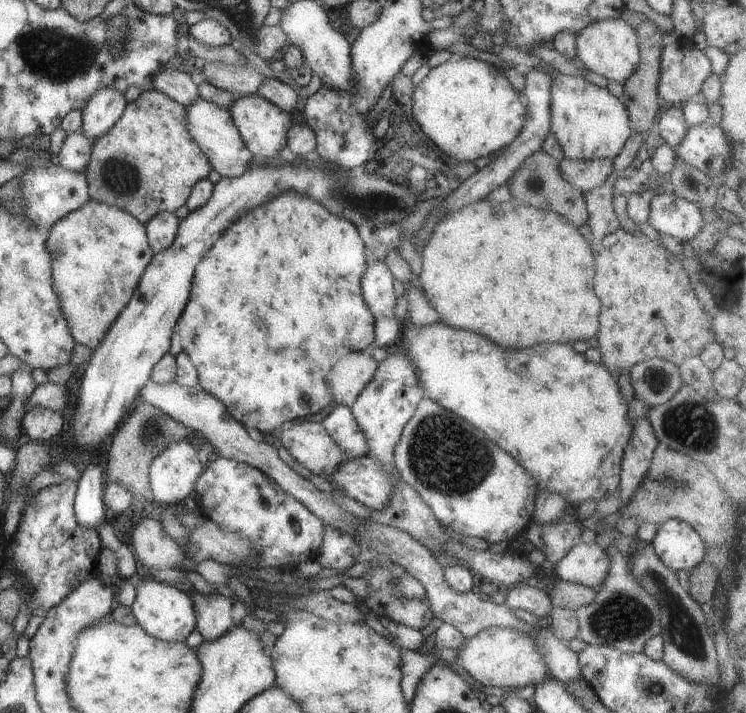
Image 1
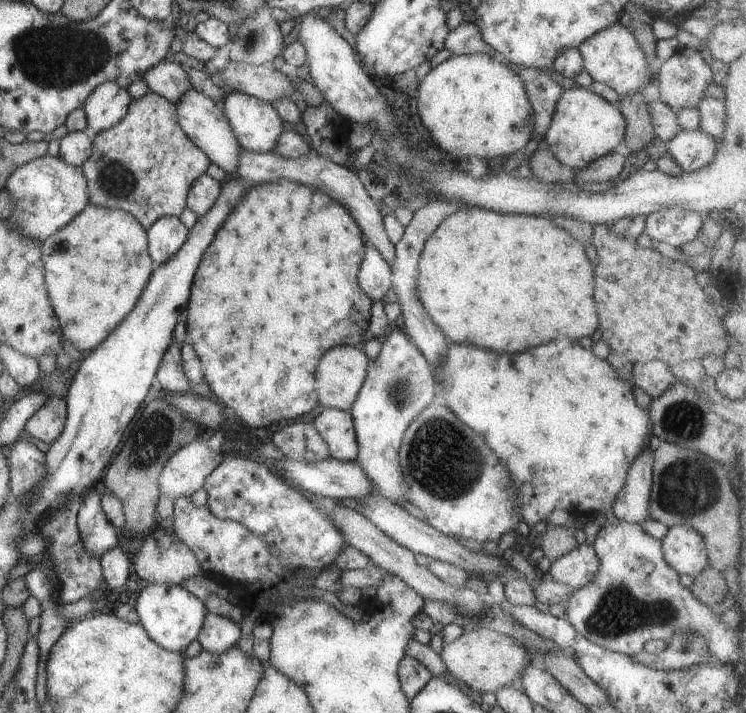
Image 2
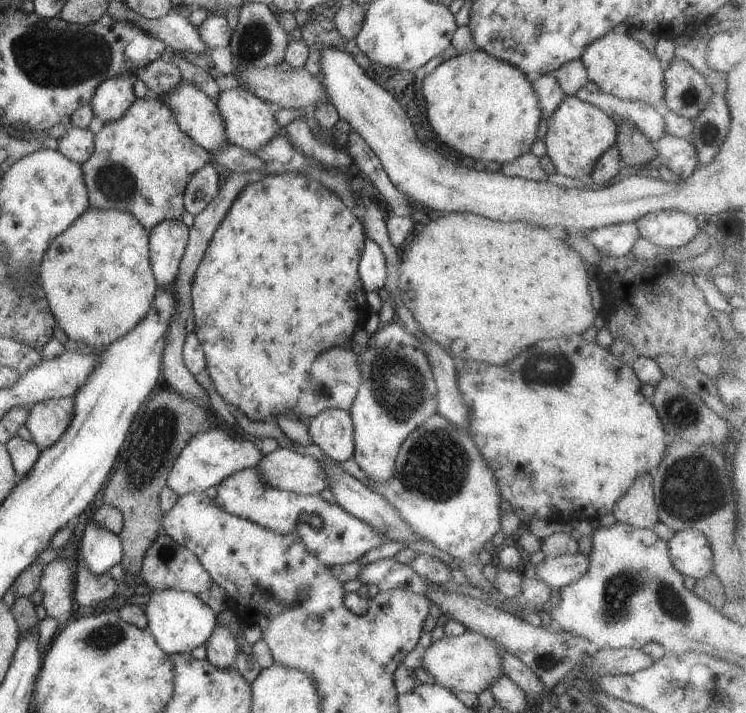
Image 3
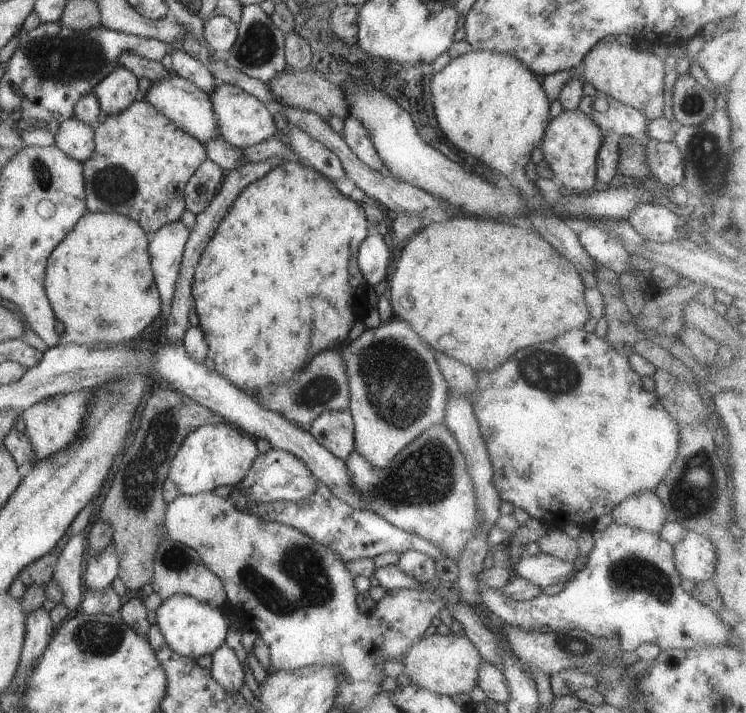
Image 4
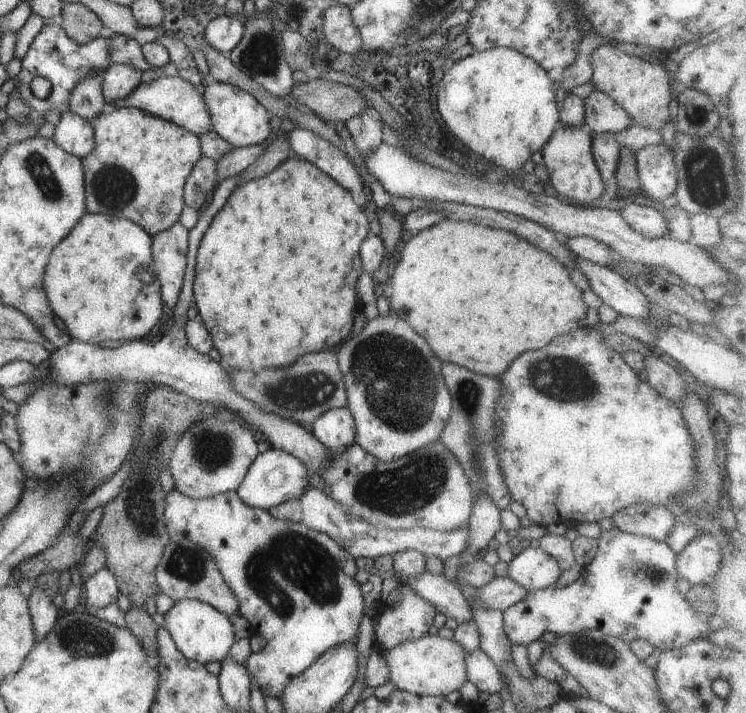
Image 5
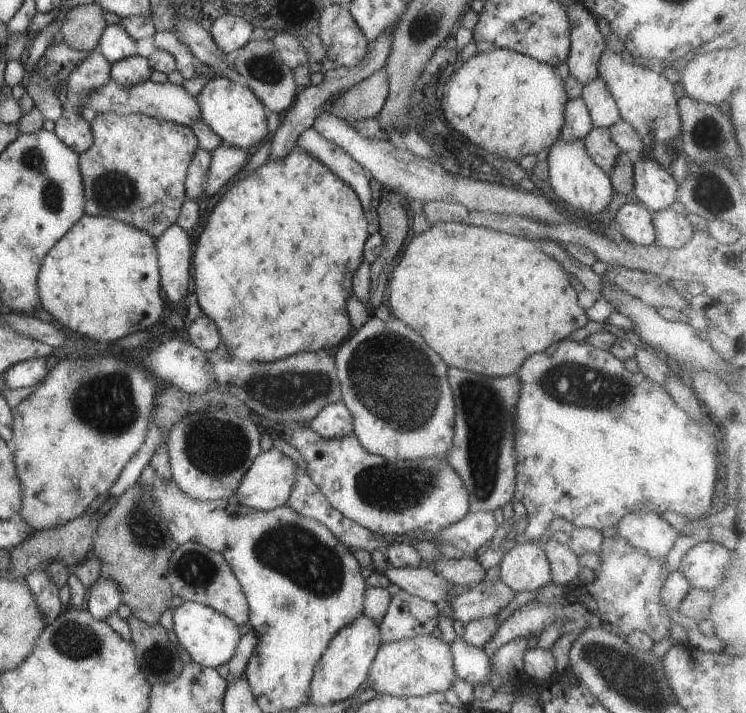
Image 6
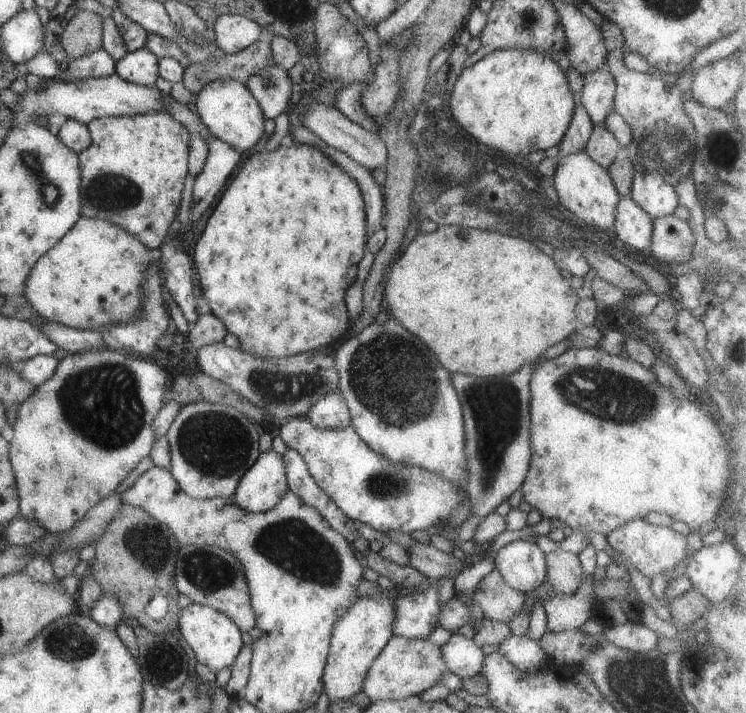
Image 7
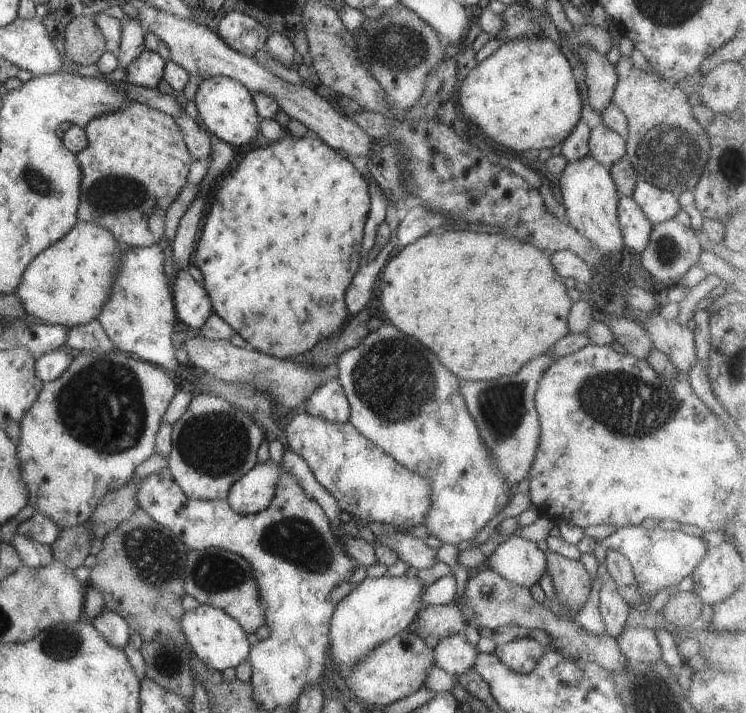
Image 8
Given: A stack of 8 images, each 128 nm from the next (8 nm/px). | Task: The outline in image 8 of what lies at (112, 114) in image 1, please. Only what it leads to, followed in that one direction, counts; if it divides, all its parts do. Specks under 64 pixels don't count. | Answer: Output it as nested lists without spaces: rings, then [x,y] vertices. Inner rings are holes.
[[[147,49],[126,66],[126,81],[134,86],[156,89],[163,79],[164,66],[167,60],[160,54],[148,51]]]

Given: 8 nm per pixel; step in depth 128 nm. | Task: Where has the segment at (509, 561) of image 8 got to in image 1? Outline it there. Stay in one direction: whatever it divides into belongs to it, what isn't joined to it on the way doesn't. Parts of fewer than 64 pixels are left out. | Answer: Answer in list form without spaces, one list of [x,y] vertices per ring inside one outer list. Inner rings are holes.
[[[583,542],[569,550],[568,554],[557,563],[554,570],[558,578],[594,589],[602,586],[612,566],[610,554],[606,554],[602,546]]]

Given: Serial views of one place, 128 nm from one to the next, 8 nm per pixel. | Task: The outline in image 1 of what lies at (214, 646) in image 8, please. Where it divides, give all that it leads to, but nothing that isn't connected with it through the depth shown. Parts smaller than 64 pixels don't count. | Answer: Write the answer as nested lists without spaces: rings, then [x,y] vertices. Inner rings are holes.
[[[141,575],[136,579],[136,596],[130,607],[134,618],[146,634],[166,642],[185,641],[196,629],[194,602],[187,591],[181,591],[166,582],[157,582],[155,578]]]

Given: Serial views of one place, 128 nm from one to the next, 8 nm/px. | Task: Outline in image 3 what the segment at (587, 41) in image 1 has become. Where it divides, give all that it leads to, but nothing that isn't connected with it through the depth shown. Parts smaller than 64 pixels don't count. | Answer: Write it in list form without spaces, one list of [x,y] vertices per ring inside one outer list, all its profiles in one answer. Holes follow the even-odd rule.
[[[628,32],[608,34],[590,43],[581,56],[581,61],[589,76],[589,80],[599,85],[603,93],[627,101],[642,101],[663,109],[664,105],[664,70],[666,65],[658,60],[652,52],[648,52],[641,43]]]

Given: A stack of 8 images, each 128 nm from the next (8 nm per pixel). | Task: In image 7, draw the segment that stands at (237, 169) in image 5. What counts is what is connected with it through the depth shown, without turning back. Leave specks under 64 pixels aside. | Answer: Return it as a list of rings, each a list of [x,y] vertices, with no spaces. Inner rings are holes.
[[[214,135],[207,140],[209,153],[202,172],[196,176],[192,193],[192,208],[190,218],[196,222],[218,198],[218,194],[224,190],[224,184],[229,182],[237,171],[240,161],[240,152],[233,146],[222,142]]]

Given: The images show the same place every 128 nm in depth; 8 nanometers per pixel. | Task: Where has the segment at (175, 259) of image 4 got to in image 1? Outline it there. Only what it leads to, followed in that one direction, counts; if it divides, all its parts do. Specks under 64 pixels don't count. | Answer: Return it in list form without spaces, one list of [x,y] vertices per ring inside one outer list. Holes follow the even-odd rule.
[[[166,211],[159,212],[146,222],[147,239],[155,254],[172,246],[178,234],[178,226],[180,226],[180,219],[174,213]]]

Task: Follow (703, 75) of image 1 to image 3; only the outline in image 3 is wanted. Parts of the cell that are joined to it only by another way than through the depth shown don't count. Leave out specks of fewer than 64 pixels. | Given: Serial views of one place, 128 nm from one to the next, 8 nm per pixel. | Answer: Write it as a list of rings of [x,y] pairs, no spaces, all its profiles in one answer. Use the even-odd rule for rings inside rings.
[[[673,60],[670,66],[664,70],[664,110],[672,110],[684,118],[693,120],[702,112],[702,108],[708,104],[708,98],[712,96],[715,87],[711,87],[702,73],[698,72],[687,60]]]

